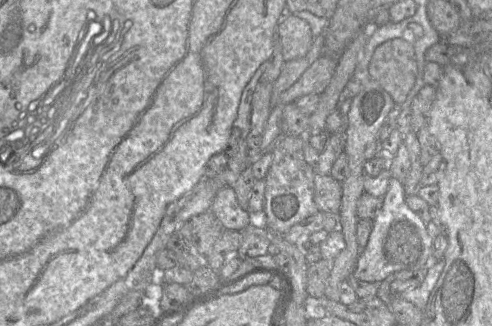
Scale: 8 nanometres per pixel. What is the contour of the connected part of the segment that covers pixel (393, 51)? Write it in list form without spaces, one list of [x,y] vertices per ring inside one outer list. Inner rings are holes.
[[[402,38],[383,42],[369,61],[368,73],[372,80],[377,81],[391,95],[396,104],[403,104],[416,82],[417,62],[413,45]]]

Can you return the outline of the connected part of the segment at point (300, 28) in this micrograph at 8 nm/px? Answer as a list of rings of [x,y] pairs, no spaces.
[[[286,14],[277,25],[286,61],[304,57],[310,50],[314,37],[309,23],[294,14]]]

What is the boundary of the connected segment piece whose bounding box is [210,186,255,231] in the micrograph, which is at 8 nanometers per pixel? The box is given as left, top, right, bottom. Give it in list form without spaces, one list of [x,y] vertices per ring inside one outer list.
[[[232,186],[220,189],[214,197],[210,211],[221,222],[224,230],[243,231],[255,218],[239,205]]]

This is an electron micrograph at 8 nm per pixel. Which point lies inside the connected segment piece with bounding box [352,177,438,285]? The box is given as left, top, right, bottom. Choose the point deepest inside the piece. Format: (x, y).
(399, 240)

